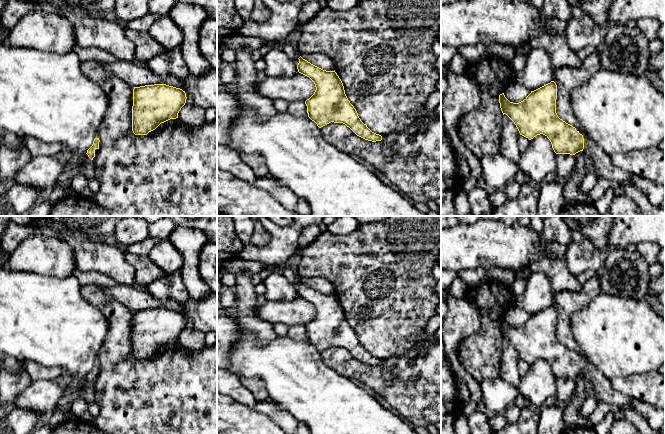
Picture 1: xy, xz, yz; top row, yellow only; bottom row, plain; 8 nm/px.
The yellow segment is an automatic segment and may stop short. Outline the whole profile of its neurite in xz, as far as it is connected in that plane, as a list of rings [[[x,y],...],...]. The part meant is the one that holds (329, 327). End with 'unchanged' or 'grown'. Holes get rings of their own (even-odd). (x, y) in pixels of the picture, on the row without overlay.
[[[301,280],[298,296],[309,301],[315,308],[314,318],[305,325],[308,341],[319,352],[334,346],[343,347],[357,360],[372,366],[381,365],[382,360],[372,356],[358,340],[348,324],[343,307],[334,295],[323,294]]]; unchanged

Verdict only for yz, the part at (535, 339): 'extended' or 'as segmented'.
extended

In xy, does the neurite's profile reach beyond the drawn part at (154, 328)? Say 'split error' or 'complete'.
complete

